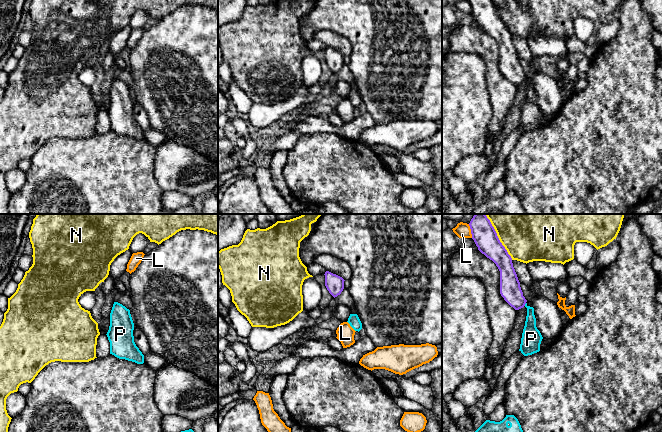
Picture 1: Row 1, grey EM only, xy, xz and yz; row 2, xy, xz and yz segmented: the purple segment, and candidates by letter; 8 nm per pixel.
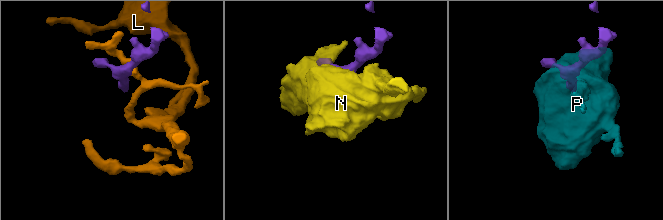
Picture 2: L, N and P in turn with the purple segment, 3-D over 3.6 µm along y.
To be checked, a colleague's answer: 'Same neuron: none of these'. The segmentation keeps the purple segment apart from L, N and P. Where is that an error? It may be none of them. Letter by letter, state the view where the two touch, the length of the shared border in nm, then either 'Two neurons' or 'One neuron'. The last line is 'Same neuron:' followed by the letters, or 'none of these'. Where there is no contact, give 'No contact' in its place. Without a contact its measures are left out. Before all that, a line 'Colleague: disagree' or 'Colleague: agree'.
Colleague: disagree
L: Touches purple in yz. Shared border 120 nm. Two neurons
N: Touches purple in yz. Shared border 440 nm. Two neurons
P: Touches purple in yz. Shared border 30 nm. One neuron
Same neuron: P

